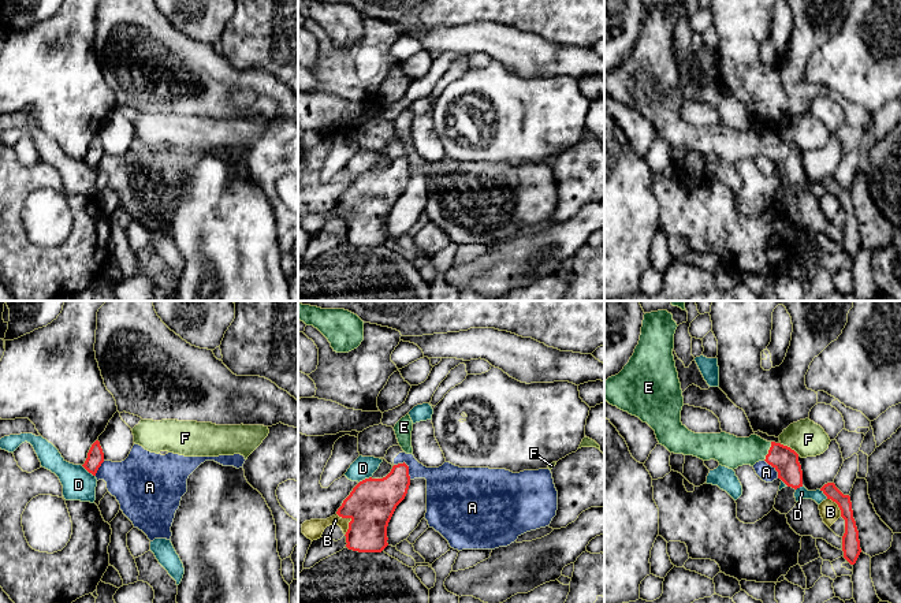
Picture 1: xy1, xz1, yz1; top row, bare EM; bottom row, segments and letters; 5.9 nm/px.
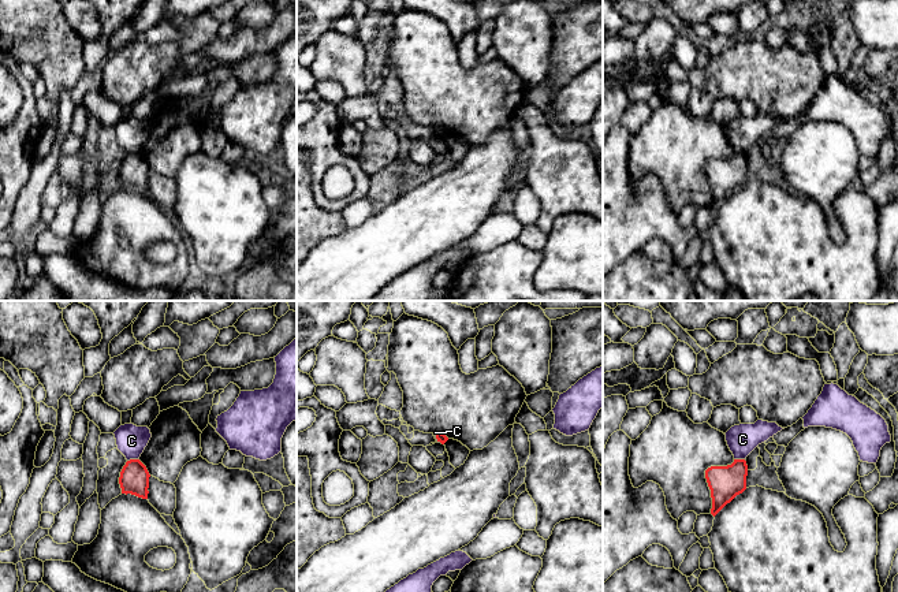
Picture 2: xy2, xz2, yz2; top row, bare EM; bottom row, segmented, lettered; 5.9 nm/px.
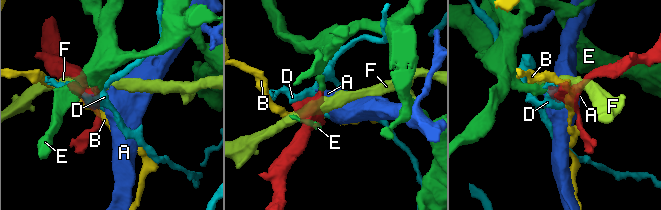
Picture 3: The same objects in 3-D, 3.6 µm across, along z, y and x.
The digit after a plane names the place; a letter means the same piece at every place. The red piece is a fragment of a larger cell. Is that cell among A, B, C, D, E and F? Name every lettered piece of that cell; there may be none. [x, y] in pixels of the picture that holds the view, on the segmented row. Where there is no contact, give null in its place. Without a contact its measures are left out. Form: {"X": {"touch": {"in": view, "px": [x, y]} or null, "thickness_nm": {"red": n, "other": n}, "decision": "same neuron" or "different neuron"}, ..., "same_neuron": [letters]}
{"A": {"touch": {"in": "xz1", "px": [408, 466]}, "thickness_nm": {"red": 220, "other": 220}, "decision": "different neuron"}, "B": {"touch": {"in": "xz1", "px": [350, 521]}, "thickness_nm": {"red": 280, "other": 120}, "decision": "different neuron"}, "C": {"touch": {"in": "xy2", "px": [133, 460]}, "thickness_nm": {"red": 180, "other": 180}, "decision": "different neuron"}, "D": {"touch": {"in": "xy1", "px": [88, 471]}, "thickness_nm": {"red": 100, "other": 190}, "decision": "different neuron"}, "E": {"touch": {"in": "yz1", "px": [769, 451]}, "thickness_nm": {"red": 150, "other": 190}, "decision": "same neuron"}, "F": {"touch": {"in": "yz1", "px": [789, 447]}, "thickness_nm": {"red": 150, "other": 200}, "decision": "different neuron"}, "same_neuron": ["E"]}

